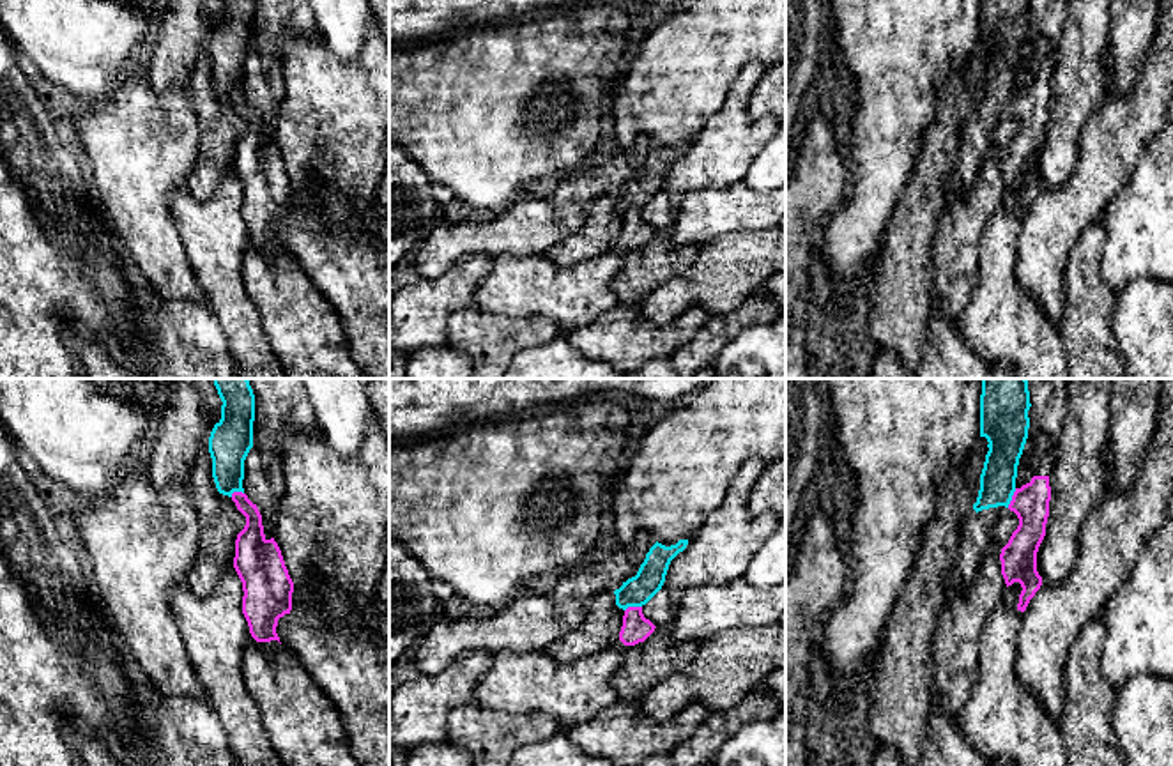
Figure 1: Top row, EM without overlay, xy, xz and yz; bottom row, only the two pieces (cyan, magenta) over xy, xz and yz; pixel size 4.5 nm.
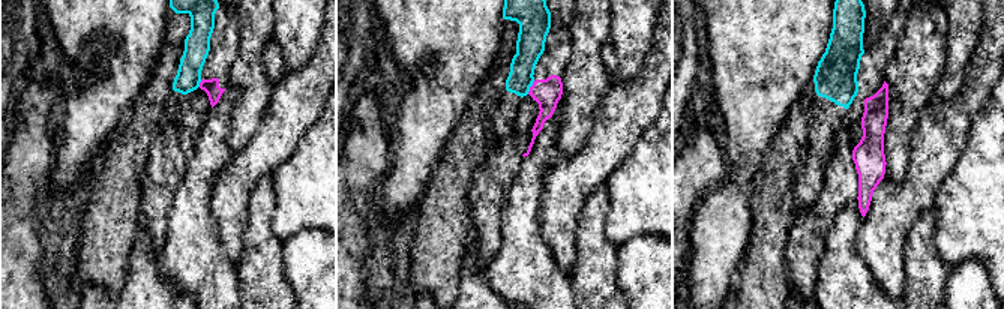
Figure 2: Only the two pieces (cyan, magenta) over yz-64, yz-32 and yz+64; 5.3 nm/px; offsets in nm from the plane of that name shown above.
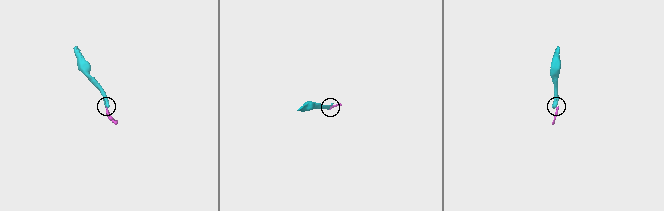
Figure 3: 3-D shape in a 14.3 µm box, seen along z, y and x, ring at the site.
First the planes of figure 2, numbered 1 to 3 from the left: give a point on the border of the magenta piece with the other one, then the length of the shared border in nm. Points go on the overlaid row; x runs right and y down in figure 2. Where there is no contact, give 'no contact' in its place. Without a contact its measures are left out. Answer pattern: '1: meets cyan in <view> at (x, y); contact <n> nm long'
1: meets cyan in yz-64 at (200, 81); contact 40 nm long
2: meets cyan in yz-32 at (530, 86); contact 80 nm long
3: no contact

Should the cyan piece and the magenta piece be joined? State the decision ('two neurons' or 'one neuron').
two neurons

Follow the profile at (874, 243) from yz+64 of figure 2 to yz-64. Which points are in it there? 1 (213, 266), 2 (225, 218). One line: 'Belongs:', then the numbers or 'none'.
Belongs: 2

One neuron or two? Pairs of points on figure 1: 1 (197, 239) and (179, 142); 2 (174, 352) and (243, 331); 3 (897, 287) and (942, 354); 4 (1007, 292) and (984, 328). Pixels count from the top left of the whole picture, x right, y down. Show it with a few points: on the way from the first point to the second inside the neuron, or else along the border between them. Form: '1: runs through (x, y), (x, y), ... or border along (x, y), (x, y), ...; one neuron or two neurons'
1: border along (184, 186), (170, 195), (170, 213), (179, 229); two neurons
2: border along (207, 305), (234, 360); two neurons
3: border along (933, 310), (927, 321), (927, 340), (919, 360); two neurons
4: runs through (1000, 301), (1000, 312), (993, 319); one neuron

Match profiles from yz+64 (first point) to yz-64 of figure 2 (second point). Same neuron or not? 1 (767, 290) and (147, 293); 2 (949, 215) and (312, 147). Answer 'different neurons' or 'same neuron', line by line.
1: different neurons
2: same neuron

